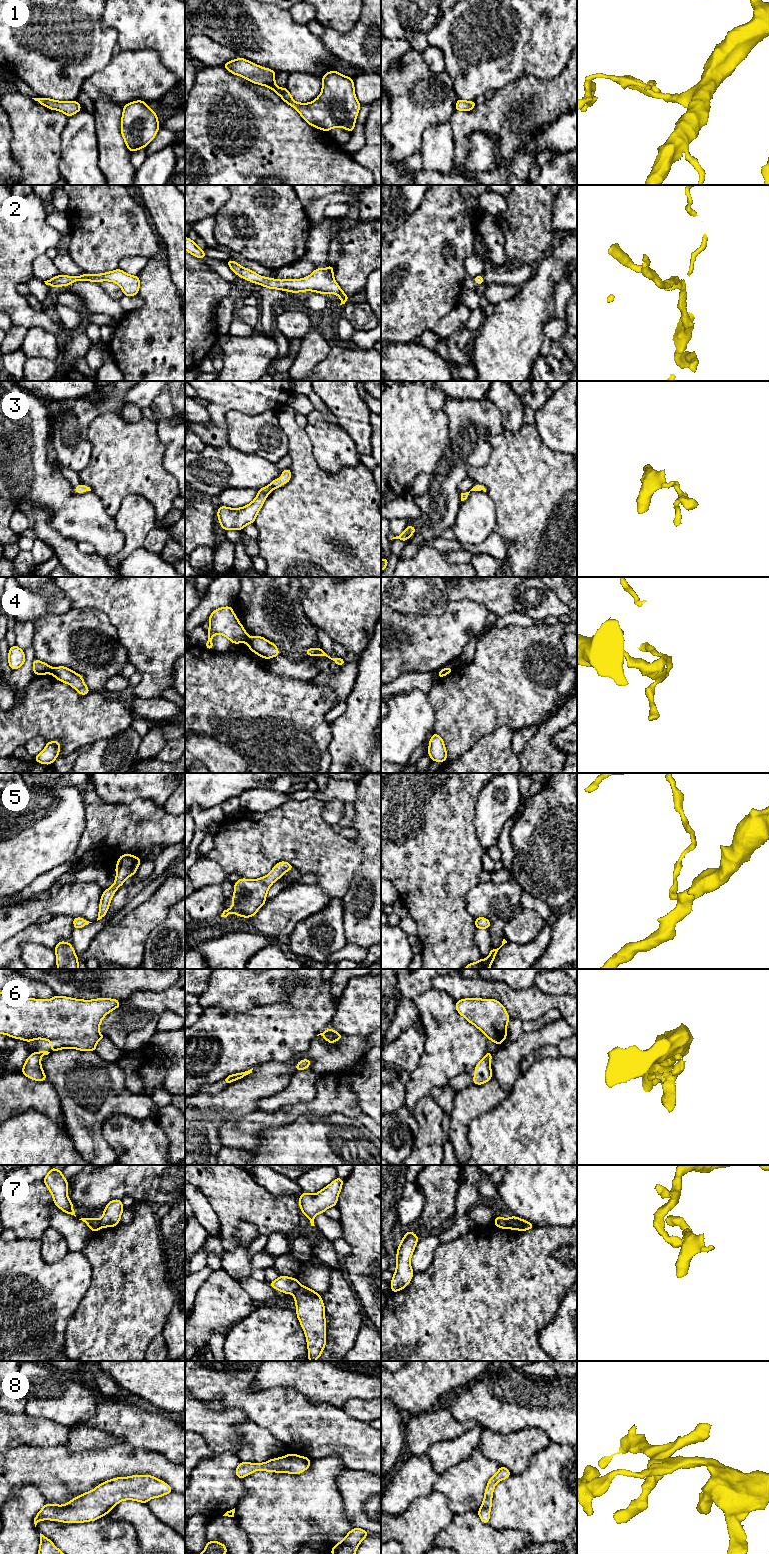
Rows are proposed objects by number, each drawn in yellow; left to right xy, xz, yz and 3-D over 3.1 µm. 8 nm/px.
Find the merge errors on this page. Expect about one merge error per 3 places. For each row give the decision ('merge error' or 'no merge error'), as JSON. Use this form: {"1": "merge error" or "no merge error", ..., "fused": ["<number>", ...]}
{"1": "no merge error", "2": "no merge error", "3": "no merge error", "4": "merge error", "5": "no merge error", "6": "merge error", "7": "merge error", "8": "no merge error", "fused": ["4", "6", "7"]}

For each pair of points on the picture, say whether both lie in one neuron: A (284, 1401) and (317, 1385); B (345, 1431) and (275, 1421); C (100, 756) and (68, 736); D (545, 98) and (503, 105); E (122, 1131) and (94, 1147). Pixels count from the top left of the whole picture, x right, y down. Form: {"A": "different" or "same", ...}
{"A": "different", "B": "same", "C": "different", "D": "same", "E": "different"}

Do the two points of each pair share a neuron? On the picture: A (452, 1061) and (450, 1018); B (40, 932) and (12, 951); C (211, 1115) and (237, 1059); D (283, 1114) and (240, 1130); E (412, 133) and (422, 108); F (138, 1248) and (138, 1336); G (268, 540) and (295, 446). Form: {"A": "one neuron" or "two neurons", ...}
{"A": "one neuron", "B": "one neuron", "C": "two neurons", "D": "one neuron", "E": "one neuron", "F": "one neuron", "G": "one neuron"}

